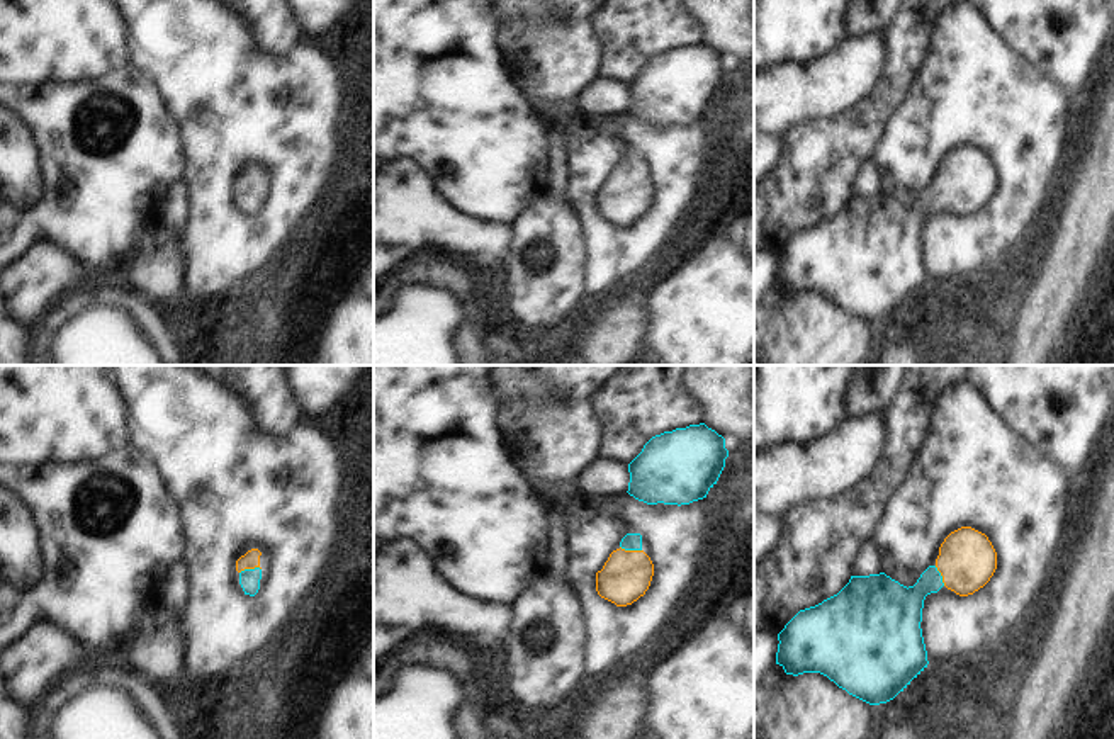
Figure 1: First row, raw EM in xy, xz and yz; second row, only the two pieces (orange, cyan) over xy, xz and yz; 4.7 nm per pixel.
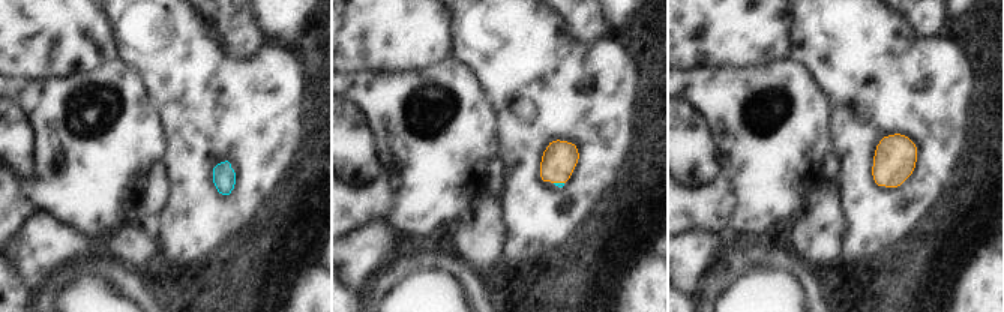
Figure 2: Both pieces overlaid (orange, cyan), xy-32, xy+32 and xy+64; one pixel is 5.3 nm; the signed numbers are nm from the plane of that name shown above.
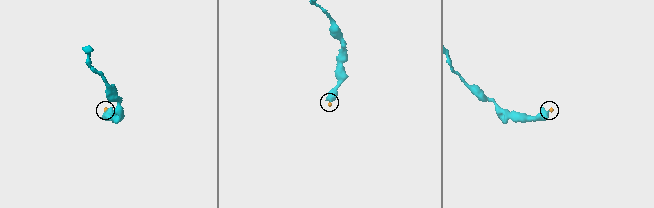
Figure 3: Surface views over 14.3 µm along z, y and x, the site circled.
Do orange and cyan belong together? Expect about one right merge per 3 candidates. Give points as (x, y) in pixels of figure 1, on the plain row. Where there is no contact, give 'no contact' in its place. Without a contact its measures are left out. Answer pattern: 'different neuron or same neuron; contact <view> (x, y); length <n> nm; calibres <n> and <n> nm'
same neuron; contact xy (250, 187); length 110 nm; calibres 80 and 100 nm

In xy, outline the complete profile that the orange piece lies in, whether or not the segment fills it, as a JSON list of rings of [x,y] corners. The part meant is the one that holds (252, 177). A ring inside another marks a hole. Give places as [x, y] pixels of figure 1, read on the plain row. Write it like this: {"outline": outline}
{"outline": [[[258,168],[248,170],[236,180],[236,190],[239,192],[239,204],[245,214],[255,216],[260,209],[262,189],[260,189]]]}

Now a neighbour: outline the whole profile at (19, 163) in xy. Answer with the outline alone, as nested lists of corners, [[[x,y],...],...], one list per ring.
[[[0,107],[0,192],[27,207],[41,194],[37,148],[20,117]]]

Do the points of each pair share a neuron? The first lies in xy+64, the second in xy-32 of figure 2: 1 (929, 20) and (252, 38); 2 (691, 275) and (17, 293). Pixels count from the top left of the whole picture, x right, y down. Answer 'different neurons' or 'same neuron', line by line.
1: same neuron
2: different neurons

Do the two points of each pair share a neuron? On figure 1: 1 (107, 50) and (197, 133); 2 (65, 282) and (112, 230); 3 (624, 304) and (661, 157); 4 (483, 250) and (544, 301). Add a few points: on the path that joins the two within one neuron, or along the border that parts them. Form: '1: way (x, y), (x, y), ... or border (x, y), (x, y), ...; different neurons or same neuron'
1: border (124, 22), (126, 58), (129, 62); different neurons
2: border (46, 242), (51, 242), (97, 272); different neurons
3: border (651, 267), (634, 276), (607, 298); different neurons
4: border (511, 226), (500, 304); different neurons

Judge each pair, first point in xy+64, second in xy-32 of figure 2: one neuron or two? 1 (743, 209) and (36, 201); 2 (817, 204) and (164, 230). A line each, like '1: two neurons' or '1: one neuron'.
1: one neuron
2: two neurons

